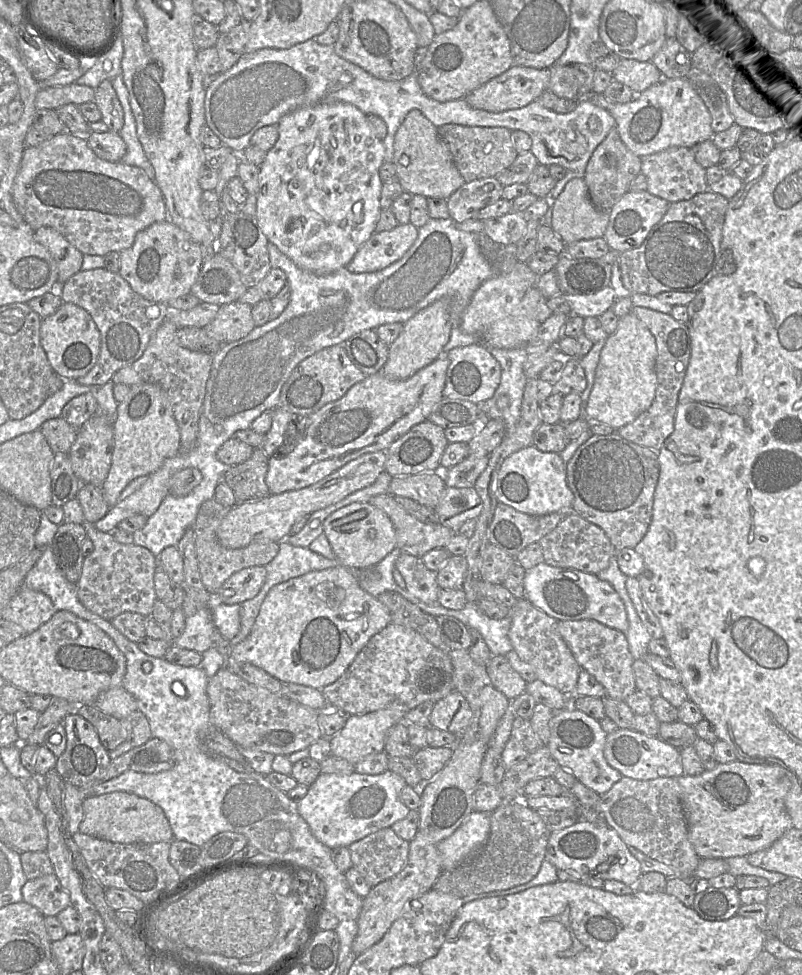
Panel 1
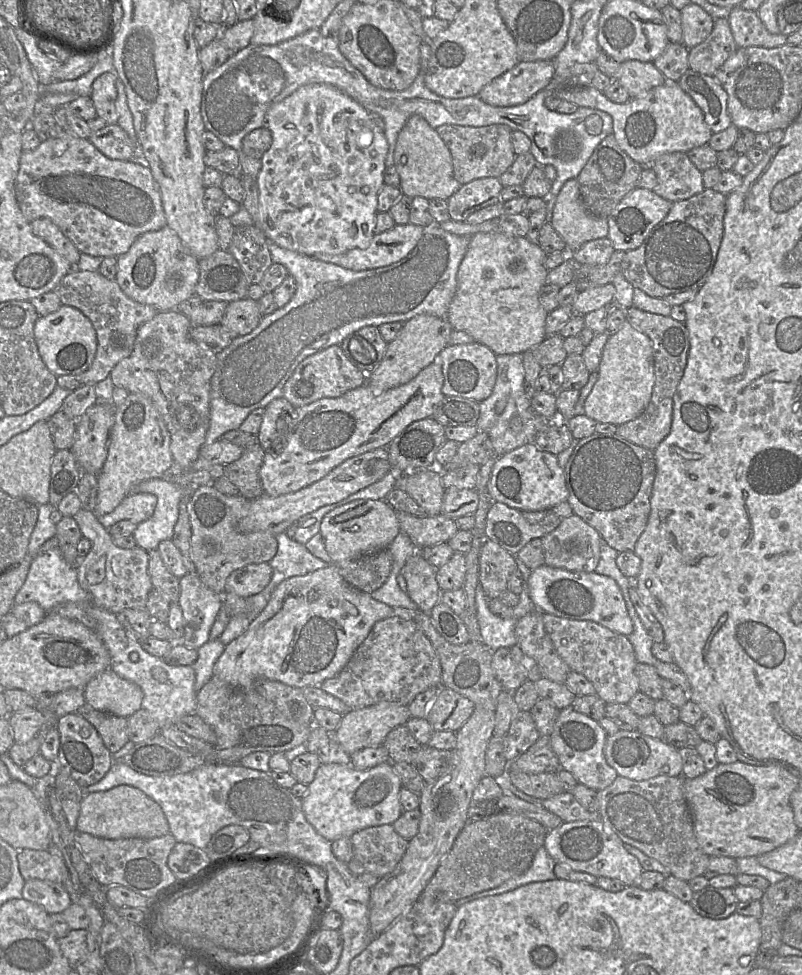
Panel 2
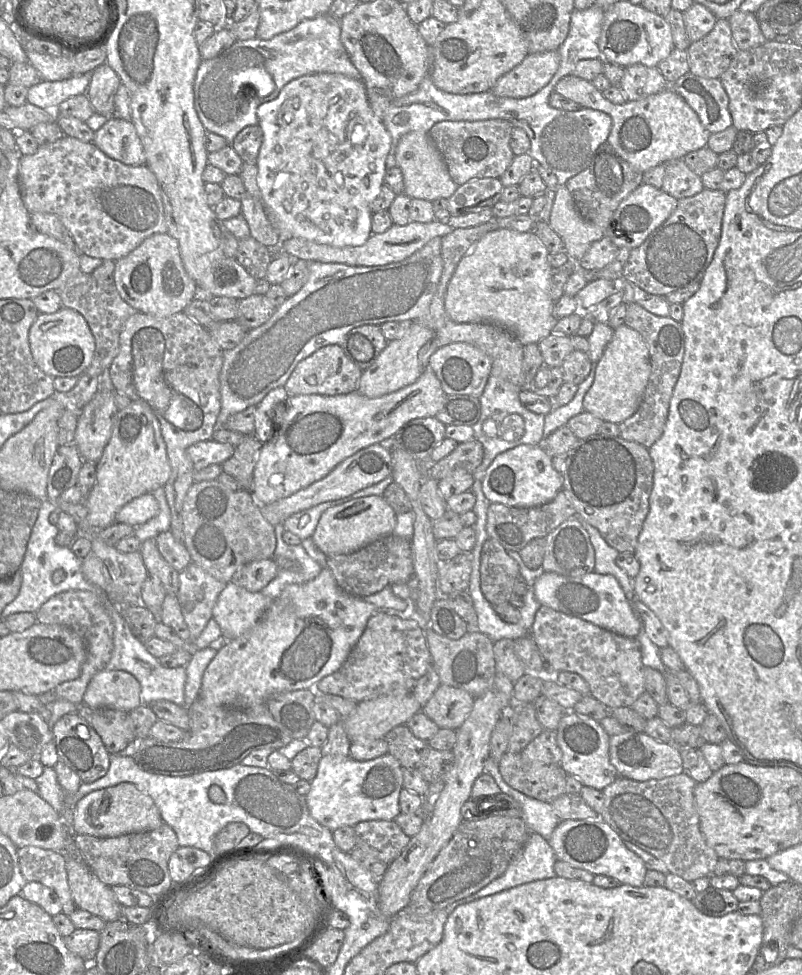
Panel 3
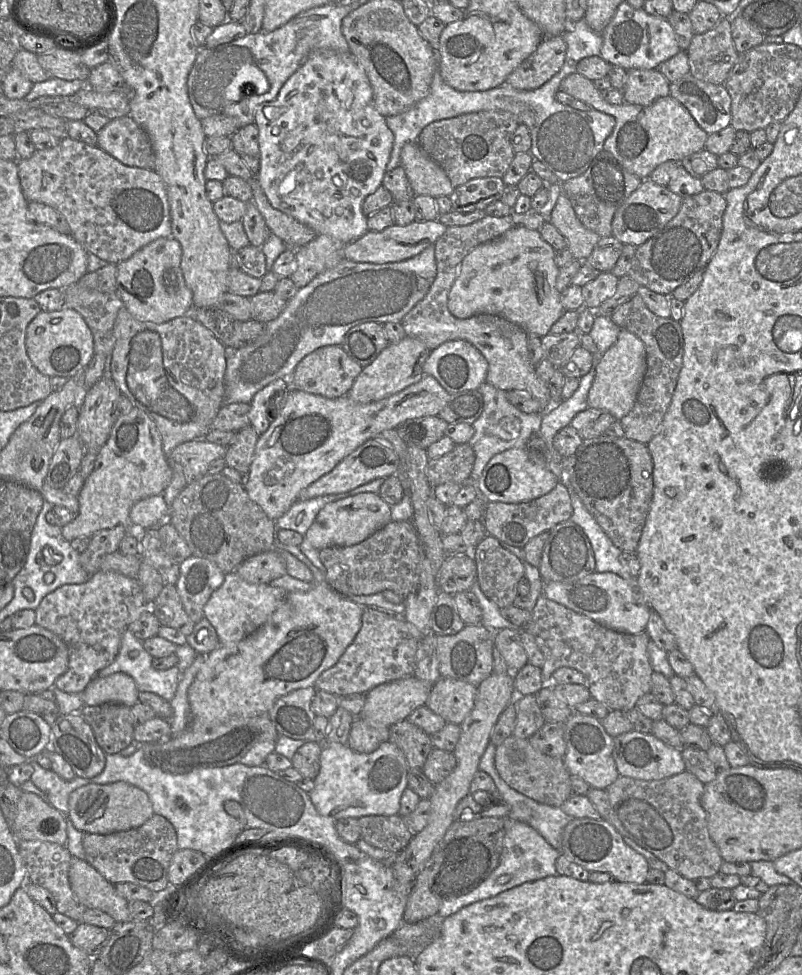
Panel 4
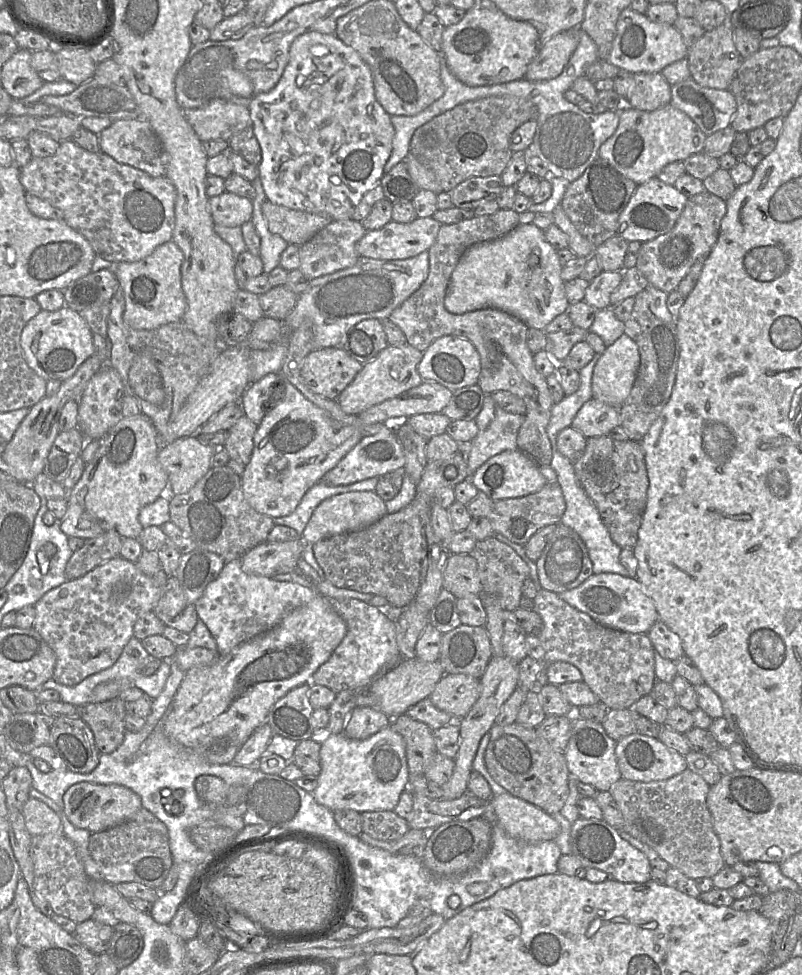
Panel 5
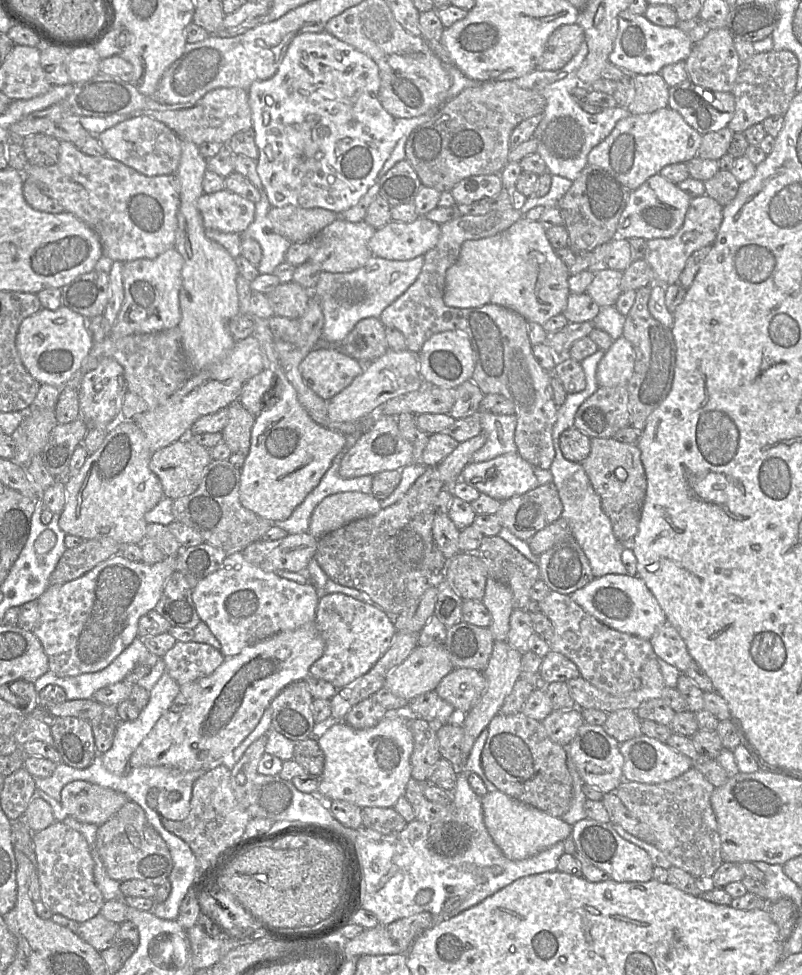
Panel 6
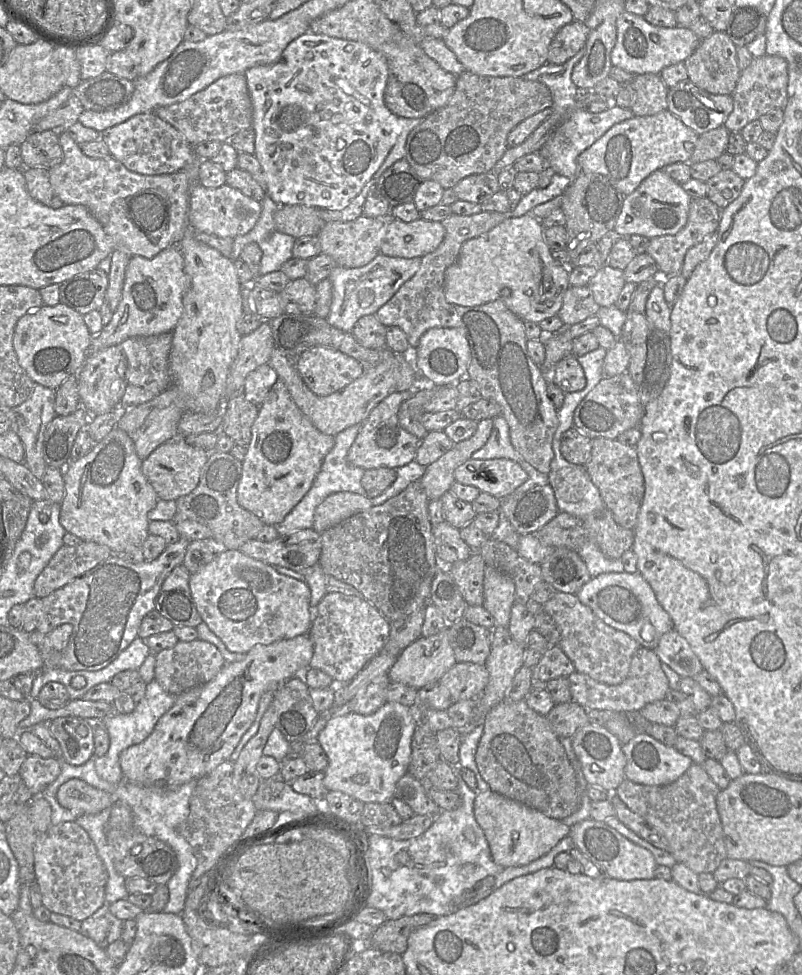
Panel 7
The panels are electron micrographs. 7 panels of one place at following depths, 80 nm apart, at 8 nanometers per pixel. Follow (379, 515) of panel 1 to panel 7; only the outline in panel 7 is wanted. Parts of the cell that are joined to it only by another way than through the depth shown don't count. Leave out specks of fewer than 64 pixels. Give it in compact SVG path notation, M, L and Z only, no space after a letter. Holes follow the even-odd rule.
M351 492L326 497L315 509L313 530L322 533L347 518L372 507L370 498Z

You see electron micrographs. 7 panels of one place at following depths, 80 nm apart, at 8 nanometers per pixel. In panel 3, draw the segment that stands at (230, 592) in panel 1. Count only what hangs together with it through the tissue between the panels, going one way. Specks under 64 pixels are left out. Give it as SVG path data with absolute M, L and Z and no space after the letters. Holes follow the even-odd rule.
M273 559L257 560L239 567L230 581L250 592L259 592L277 573L278 565Z

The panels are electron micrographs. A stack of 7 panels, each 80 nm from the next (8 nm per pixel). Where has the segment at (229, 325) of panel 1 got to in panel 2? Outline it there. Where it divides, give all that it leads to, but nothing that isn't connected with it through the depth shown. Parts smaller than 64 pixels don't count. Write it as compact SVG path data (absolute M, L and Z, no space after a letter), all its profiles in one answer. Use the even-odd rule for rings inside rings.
M245 297L227 304L224 316L219 324L237 337L253 331L261 319L258 301Z

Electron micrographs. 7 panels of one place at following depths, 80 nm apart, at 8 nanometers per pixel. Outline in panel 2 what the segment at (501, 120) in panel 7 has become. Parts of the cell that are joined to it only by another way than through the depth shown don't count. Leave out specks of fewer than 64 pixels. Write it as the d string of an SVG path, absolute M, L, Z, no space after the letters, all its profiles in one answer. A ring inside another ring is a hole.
M446 124L436 128L436 131L451 153L453 174L461 185L479 178L499 178L515 160L516 154L511 143L513 130L505 124L482 127Z

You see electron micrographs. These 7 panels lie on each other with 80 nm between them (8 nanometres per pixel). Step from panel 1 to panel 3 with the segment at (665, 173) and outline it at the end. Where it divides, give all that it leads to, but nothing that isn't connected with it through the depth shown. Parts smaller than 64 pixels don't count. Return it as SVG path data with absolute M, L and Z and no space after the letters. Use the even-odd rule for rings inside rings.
M683 159L665 163L665 175L661 190L675 199L694 196L704 189L702 179L691 171Z

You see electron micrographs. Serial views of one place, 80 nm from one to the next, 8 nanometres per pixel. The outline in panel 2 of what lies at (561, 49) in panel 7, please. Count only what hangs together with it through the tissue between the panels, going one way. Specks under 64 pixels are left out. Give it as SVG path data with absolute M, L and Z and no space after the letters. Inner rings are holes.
M554 59L518 62L512 69L484 86L478 96L492 106L520 105L545 89L554 73Z

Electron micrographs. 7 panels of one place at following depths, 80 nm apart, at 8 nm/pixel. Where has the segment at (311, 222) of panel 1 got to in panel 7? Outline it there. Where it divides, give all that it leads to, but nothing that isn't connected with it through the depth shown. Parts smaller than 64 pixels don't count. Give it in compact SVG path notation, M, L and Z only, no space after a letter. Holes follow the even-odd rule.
M306 32L284 49L281 58L274 64L255 66L244 74L253 106L252 129L255 132L255 153L267 181L267 195L278 206L306 205L320 209L341 210L360 194L364 186L371 181L400 135L399 117L386 106L384 93L389 75L385 57L369 46L347 39L334 38L323 34Z

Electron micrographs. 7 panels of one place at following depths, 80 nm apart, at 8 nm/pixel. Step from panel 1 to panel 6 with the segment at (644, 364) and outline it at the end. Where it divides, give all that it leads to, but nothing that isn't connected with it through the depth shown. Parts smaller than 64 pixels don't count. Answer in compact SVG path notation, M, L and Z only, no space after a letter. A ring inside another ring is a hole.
M623 336L614 340L600 360L596 379L599 387L627 386L635 365L632 344Z

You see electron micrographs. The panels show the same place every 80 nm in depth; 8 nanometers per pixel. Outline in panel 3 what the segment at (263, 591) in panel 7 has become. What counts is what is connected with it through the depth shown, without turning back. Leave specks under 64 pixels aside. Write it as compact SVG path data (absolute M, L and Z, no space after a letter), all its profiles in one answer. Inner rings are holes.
M229 581L218 595L212 609L212 619L219 625L221 635L226 640L233 640L253 627L262 614L269 608L273 600L263 595L260 591L250 592Z

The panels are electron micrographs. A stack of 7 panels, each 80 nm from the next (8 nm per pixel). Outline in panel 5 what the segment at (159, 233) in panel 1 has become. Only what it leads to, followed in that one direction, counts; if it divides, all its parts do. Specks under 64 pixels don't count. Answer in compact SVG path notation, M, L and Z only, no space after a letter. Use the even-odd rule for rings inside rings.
M170 240L159 245L142 260L115 264L114 273L125 298L123 320L129 327L136 330L153 330L182 320L187 309L181 279L183 261L183 252Z

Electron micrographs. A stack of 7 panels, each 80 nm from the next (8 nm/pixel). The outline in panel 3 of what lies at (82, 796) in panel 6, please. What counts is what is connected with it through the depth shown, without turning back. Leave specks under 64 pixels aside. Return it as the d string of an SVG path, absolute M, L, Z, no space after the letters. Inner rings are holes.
M122 782L112 787L94 790L81 798L74 806L72 832L99 838L112 838L152 831L163 823L153 799L139 791L134 784Z

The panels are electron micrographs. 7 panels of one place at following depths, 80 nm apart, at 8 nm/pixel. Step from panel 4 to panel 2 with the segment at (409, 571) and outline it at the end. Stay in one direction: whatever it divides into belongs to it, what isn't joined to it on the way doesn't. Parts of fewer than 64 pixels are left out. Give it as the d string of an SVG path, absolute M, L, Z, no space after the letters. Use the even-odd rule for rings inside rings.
M386 548L335 565L347 584L357 590L372 593L387 580L391 572L392 555Z

